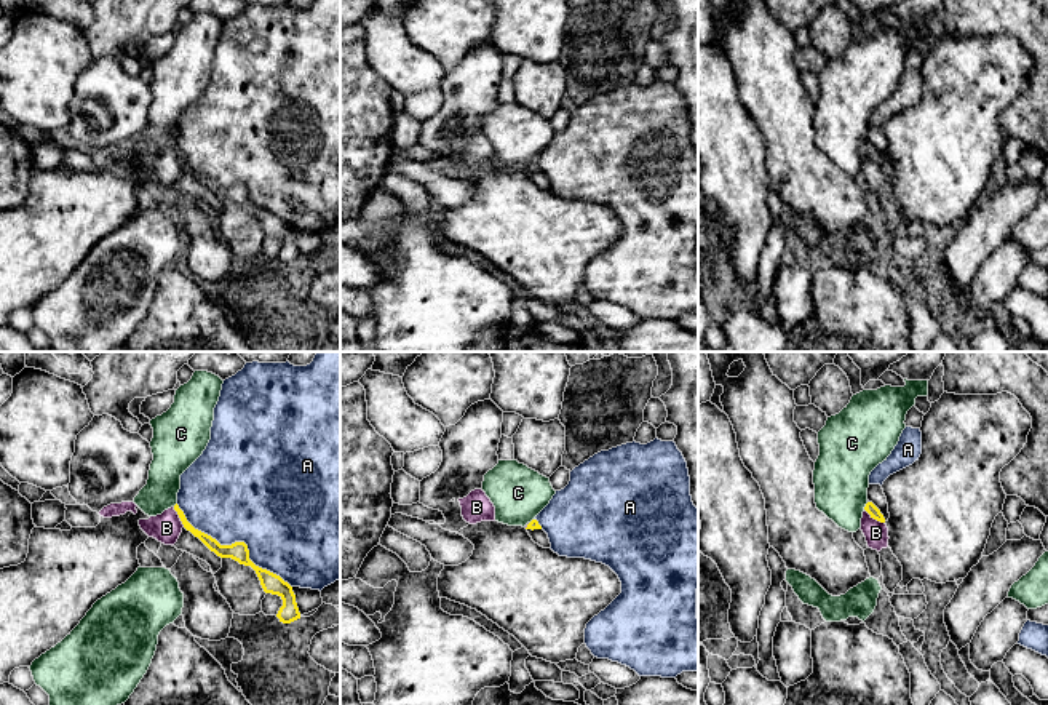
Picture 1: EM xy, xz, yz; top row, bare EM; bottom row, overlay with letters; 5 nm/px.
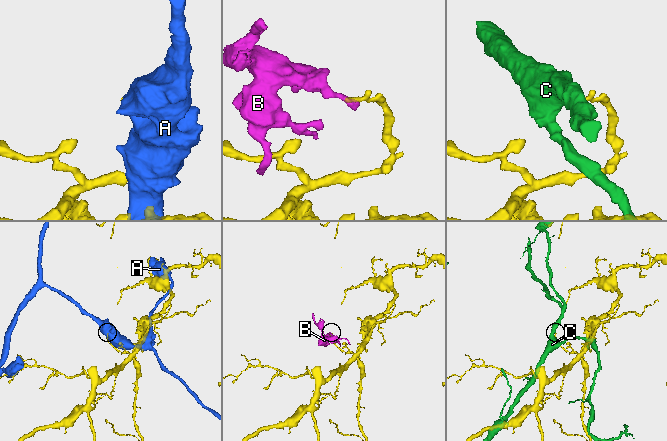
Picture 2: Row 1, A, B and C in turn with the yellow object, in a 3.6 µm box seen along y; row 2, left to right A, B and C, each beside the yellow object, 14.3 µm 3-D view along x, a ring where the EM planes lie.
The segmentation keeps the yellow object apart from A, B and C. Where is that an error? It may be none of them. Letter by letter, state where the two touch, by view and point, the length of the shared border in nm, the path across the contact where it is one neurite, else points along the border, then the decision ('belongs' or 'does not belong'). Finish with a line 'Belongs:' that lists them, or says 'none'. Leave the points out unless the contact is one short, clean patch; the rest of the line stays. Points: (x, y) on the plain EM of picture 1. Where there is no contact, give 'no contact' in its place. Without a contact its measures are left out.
A: contact xy (237, 184); length 700 nm; does not belong
B: contact yz (874, 160); length 130 nm; border yz (865, 151), (884, 165); does not belong
C: contact yz (866, 147); length 50 nm; border yz (868, 144), (863, 151); does not belong
Belongs: none

